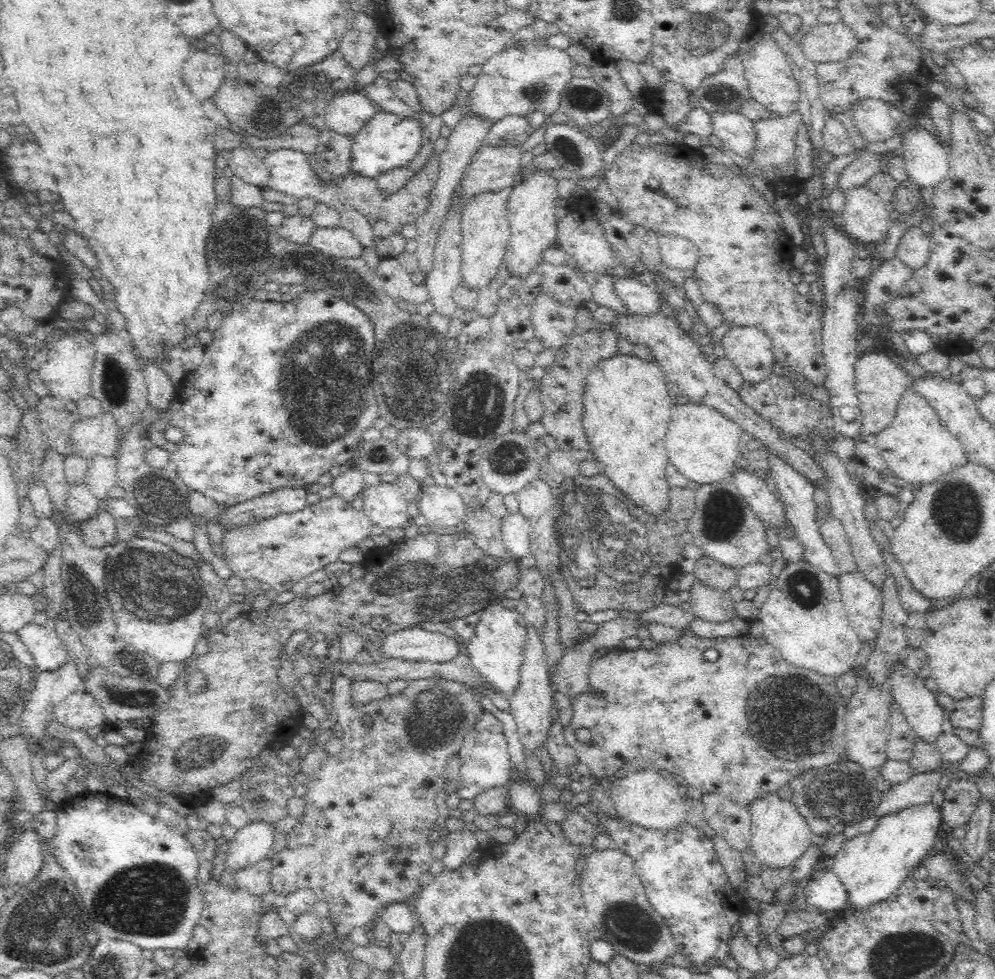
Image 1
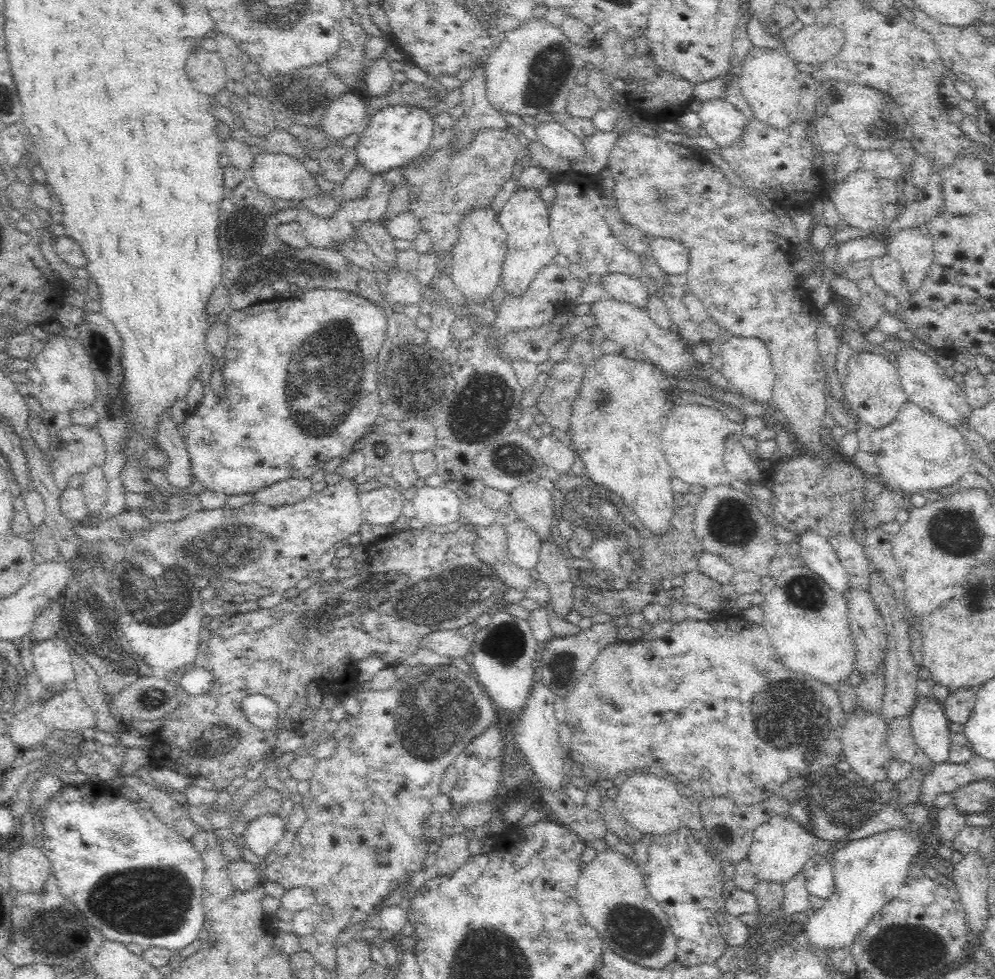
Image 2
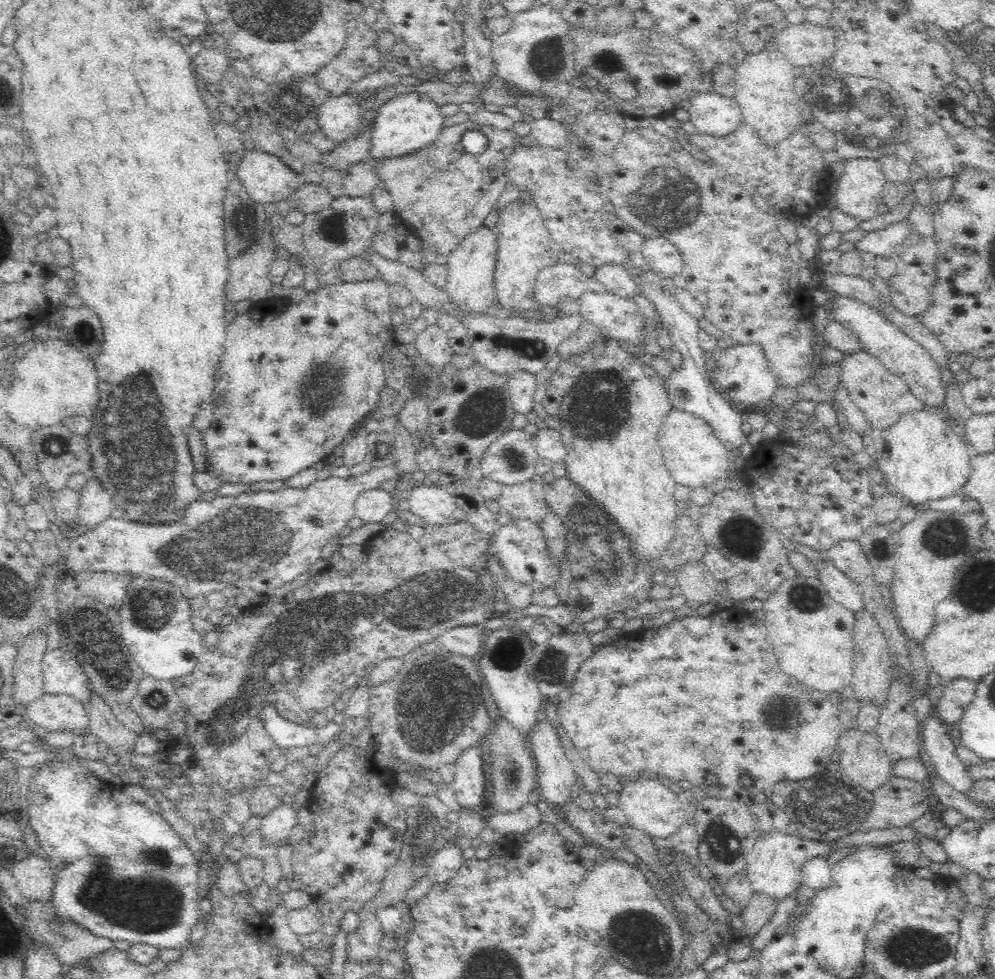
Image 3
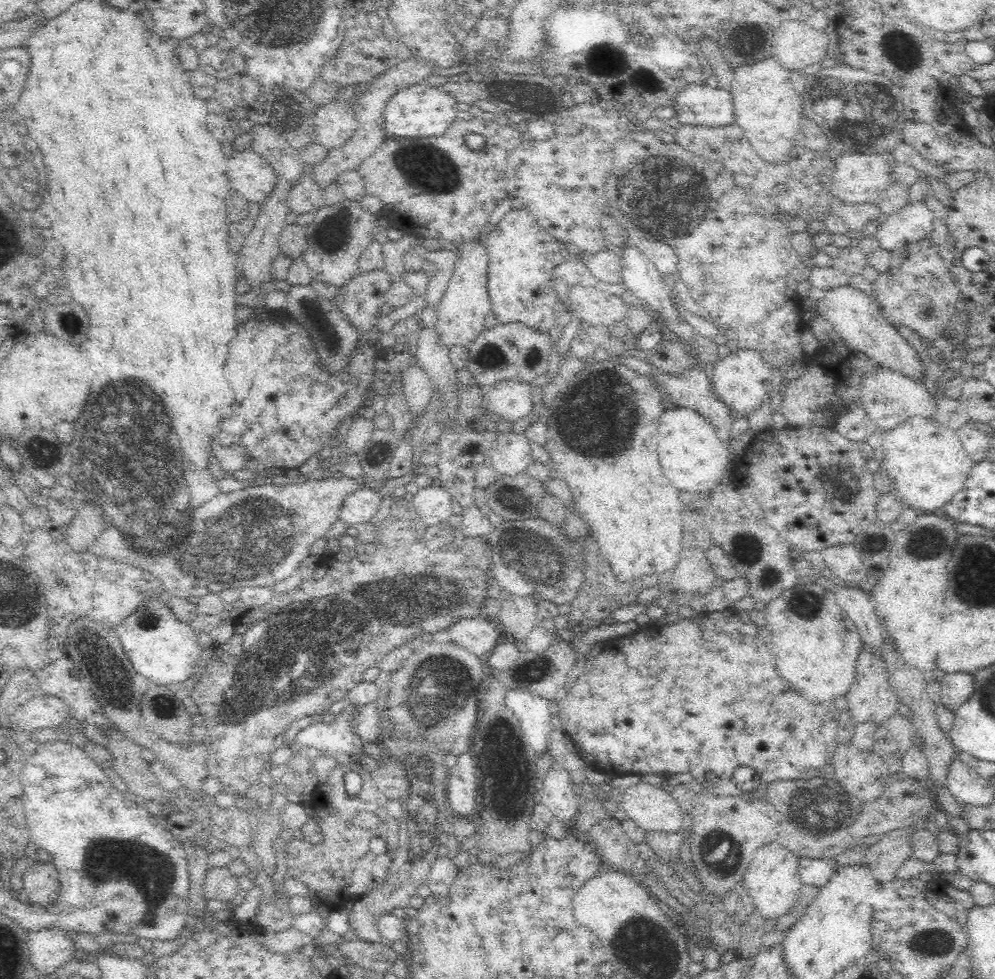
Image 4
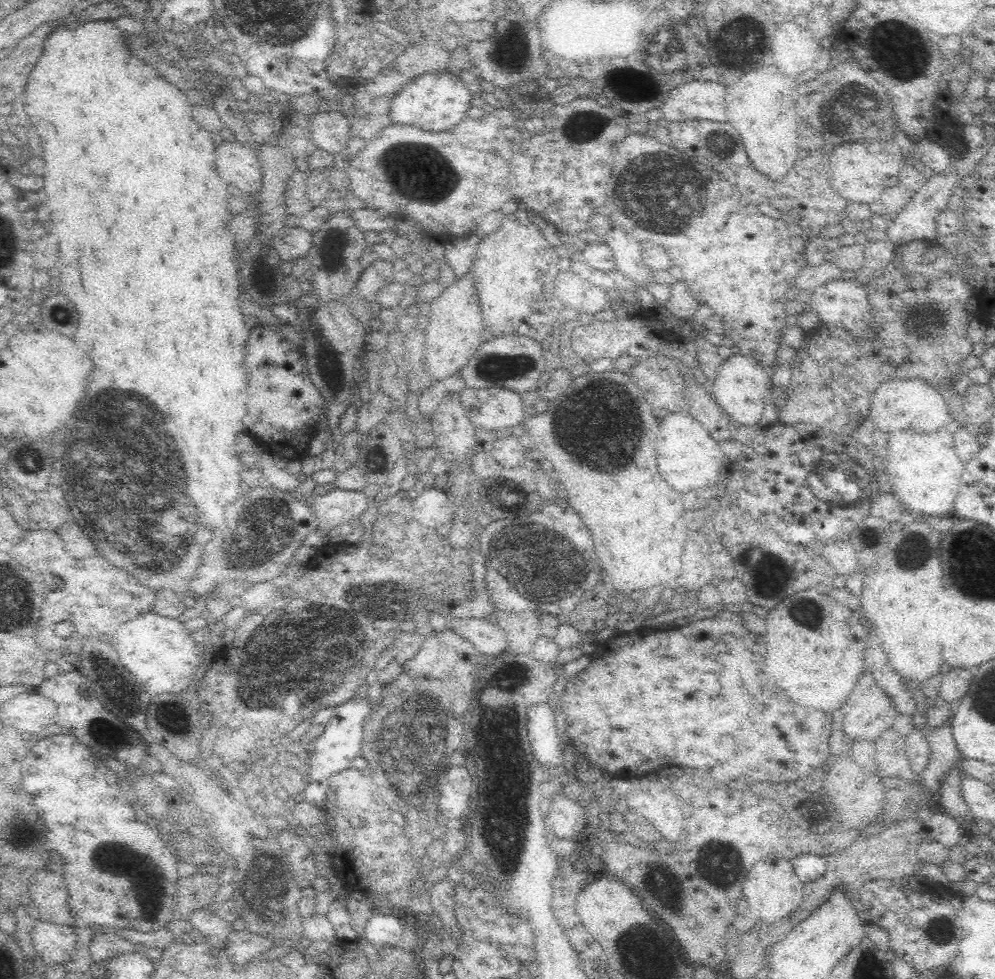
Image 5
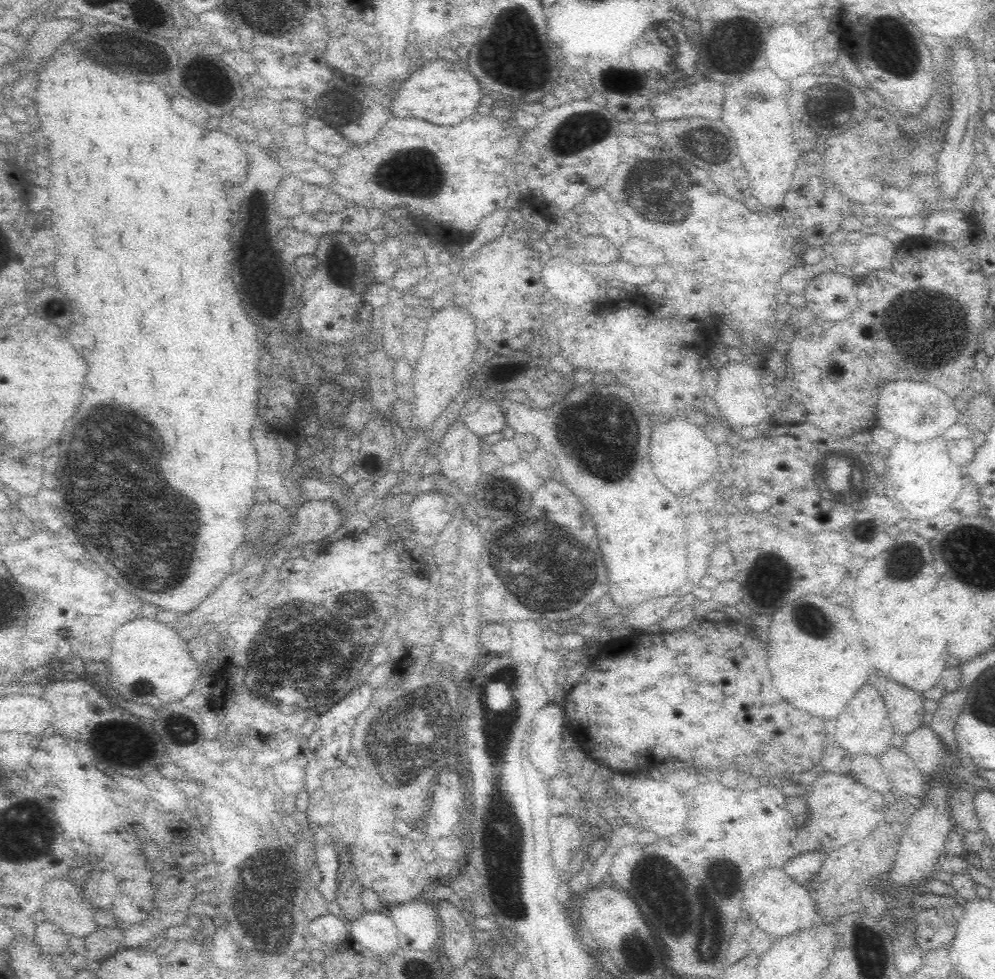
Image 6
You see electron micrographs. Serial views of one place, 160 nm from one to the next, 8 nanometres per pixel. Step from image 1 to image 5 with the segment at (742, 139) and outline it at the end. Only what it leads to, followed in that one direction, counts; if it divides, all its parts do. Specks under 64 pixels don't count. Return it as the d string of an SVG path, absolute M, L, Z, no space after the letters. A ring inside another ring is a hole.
M692 81L673 88L657 111L669 122L702 119L726 120L725 85L716 81Z

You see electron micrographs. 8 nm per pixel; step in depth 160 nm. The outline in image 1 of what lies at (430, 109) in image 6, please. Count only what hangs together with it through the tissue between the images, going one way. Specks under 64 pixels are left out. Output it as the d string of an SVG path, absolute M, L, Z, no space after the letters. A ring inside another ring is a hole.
M379 110L366 122L358 134L351 136L351 170L375 179L386 171L410 164L422 146L422 127L417 117L396 116Z

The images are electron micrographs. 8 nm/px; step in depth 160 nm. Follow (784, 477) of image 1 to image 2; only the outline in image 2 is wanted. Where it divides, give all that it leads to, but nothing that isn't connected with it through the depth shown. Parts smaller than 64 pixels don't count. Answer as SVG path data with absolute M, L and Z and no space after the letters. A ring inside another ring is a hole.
M805 532L798 537L799 556L812 572L818 574L830 589L844 595L850 590L847 572L835 551L823 536Z

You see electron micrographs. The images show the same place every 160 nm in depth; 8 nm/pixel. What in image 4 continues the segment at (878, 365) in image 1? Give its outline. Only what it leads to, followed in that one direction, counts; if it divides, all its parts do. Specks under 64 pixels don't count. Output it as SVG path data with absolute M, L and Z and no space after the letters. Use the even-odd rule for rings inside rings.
M882 366L874 371L864 375L861 384L862 408L880 432L893 430L901 423L918 416L926 420L936 420L938 401L928 392L922 381L916 381L898 371Z

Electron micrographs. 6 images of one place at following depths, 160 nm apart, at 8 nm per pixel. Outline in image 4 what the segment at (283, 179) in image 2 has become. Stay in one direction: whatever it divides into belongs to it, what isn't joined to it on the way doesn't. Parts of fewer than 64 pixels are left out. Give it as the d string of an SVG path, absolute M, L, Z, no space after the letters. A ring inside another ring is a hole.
M251 148L232 154L226 166L229 185L247 201L260 203L272 192L274 169Z

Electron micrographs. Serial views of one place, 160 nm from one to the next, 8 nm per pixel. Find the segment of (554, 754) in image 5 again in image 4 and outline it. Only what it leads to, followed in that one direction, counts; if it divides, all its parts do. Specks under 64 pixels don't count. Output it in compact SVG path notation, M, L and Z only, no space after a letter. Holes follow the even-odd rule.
M508 692L505 703L518 716L525 741L530 748L540 756L548 752L553 729L549 701L532 692Z

